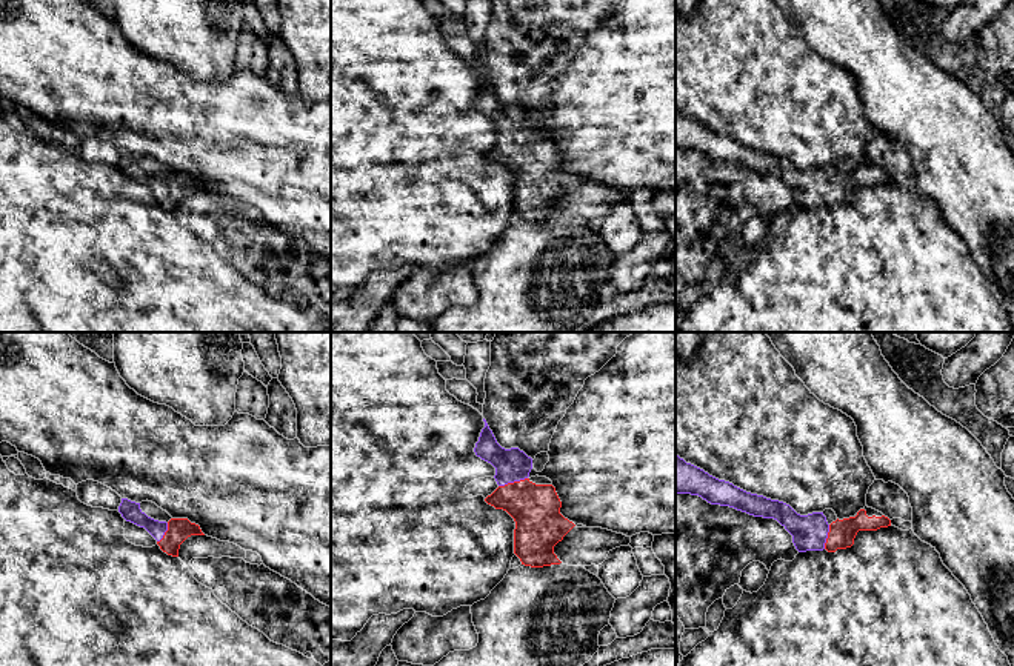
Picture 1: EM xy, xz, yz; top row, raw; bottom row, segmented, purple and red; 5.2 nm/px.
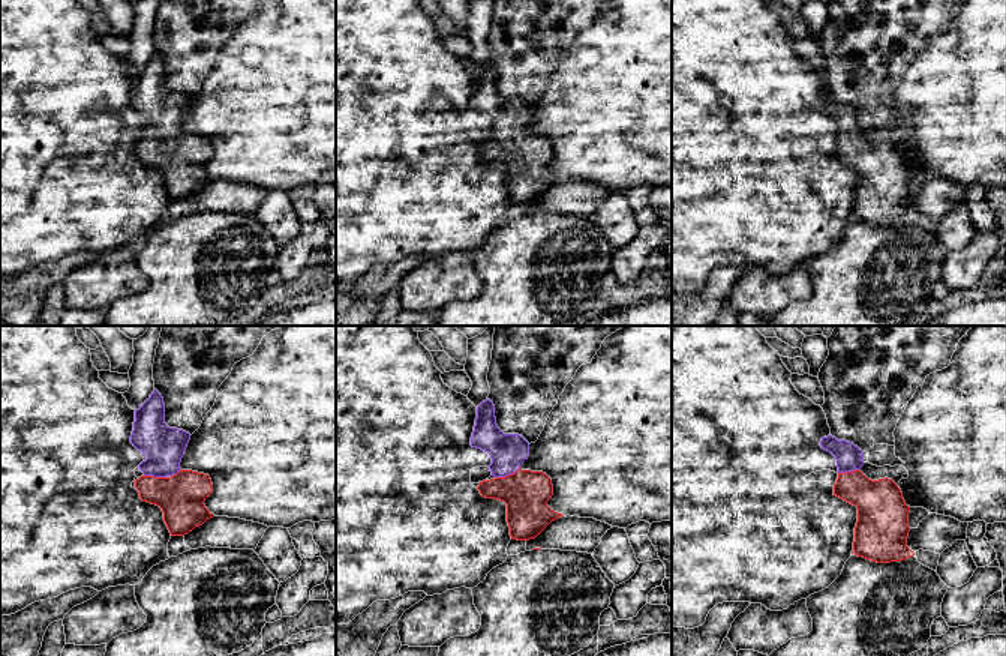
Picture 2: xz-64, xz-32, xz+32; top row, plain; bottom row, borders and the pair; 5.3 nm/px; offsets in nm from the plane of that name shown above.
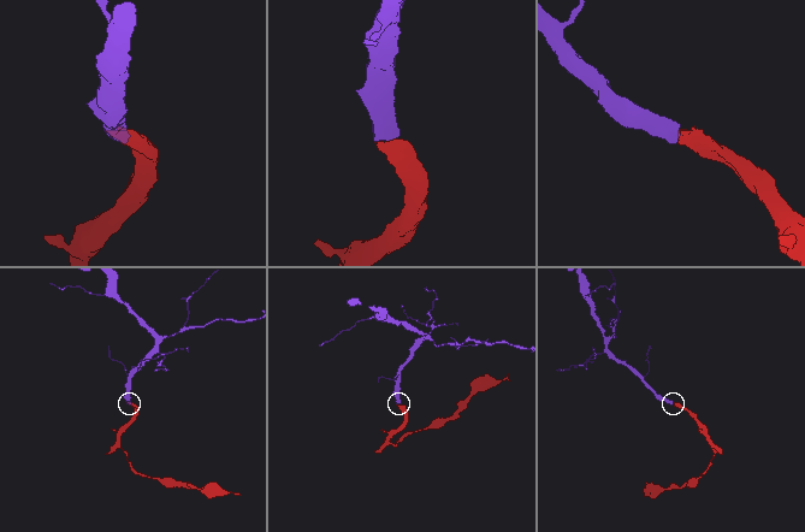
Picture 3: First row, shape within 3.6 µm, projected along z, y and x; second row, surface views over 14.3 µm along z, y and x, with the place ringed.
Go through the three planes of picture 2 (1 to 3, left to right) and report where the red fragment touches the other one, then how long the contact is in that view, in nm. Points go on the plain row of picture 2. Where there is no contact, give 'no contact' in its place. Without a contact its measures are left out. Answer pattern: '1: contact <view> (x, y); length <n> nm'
1: contact xz-64 (155, 140); length 110 nm
2: contact xz-32 (507, 138); length 150 nm
3: contact xz+32 (849, 134); length 120 nm

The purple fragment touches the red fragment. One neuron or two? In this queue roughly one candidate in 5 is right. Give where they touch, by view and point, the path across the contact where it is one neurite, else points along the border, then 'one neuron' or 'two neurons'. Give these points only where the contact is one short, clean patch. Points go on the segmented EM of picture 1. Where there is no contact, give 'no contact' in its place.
contact xz (513, 482); way xz (511, 465), (513, 482), (536, 508); one neuron

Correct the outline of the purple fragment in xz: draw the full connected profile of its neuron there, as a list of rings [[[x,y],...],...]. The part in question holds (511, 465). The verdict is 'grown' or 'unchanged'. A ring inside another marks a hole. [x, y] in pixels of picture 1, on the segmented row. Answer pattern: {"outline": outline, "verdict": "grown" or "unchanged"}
{"outline": [[[486,420],[474,452],[495,468],[499,488],[485,498],[506,511],[515,521],[514,554],[522,564],[543,568],[560,564],[554,546],[575,526],[560,514],[562,501],[552,485],[535,485],[528,477],[532,458],[519,448],[502,448]]], "verdict": "grown"}

